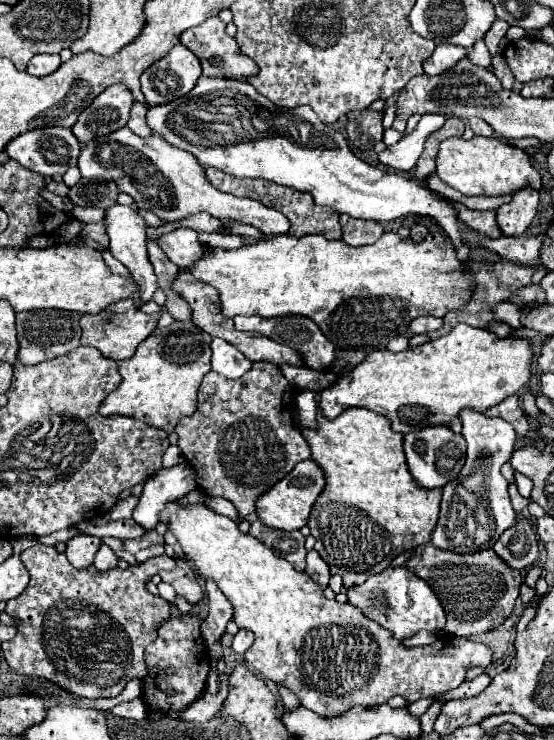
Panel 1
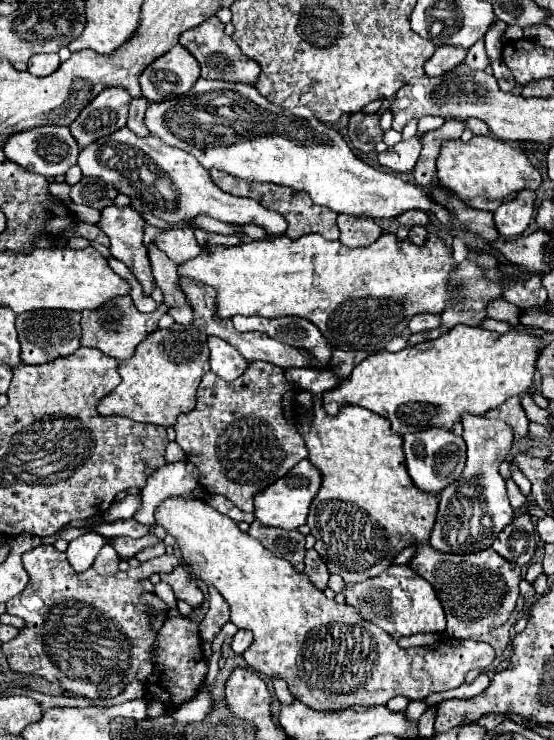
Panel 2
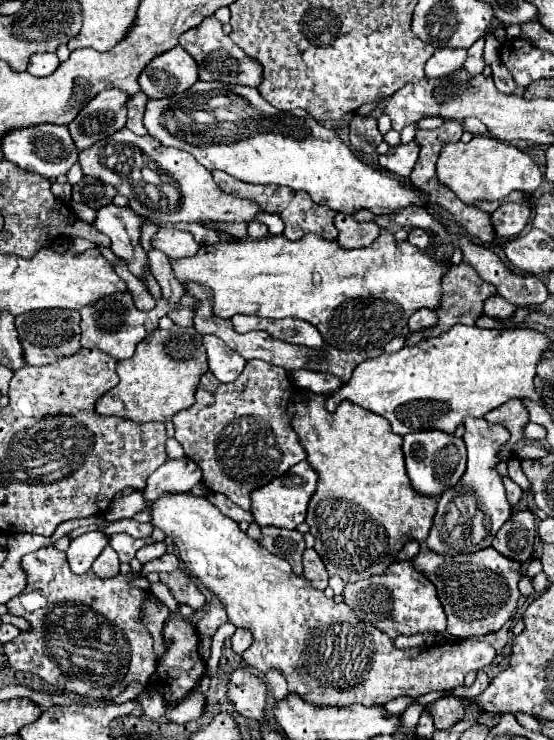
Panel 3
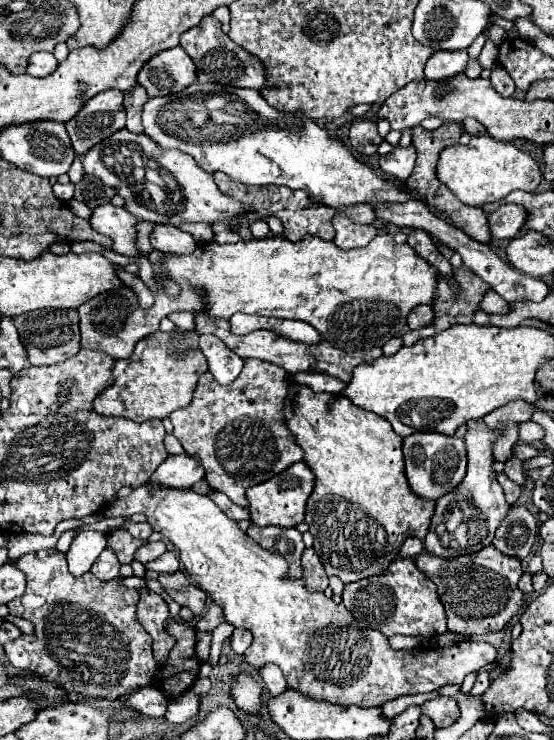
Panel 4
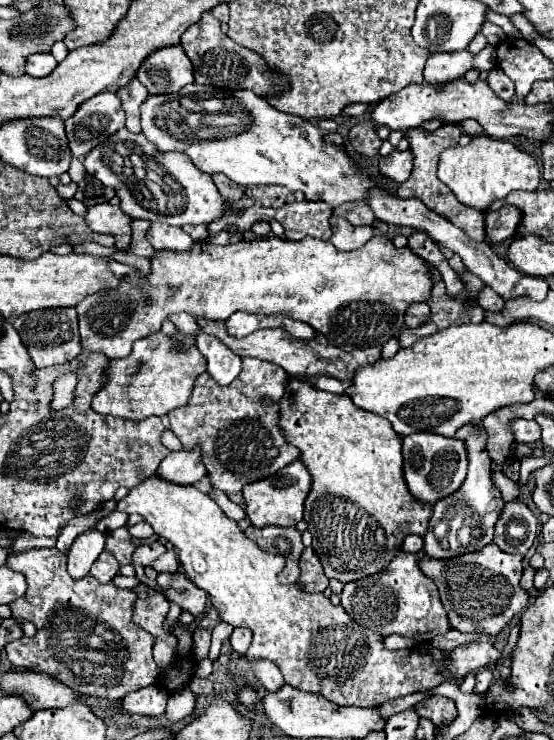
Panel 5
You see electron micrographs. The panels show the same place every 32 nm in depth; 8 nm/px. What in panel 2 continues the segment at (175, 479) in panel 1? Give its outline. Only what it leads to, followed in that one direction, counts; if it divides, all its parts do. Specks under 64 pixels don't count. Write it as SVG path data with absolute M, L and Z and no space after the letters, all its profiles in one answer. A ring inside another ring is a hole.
M188 460L166 464L158 468L142 488L142 504L136 510L134 520L144 526L154 526L154 512L164 498L188 496L198 486L198 468L192 468Z

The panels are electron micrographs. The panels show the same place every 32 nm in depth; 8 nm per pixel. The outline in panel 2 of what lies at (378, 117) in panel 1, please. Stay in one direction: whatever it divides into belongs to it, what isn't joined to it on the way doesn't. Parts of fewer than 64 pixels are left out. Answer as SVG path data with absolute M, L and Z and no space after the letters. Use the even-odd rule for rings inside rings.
M366 112L350 114L348 138L350 138L352 146L362 152L374 150L374 146L382 140L380 114L366 114Z

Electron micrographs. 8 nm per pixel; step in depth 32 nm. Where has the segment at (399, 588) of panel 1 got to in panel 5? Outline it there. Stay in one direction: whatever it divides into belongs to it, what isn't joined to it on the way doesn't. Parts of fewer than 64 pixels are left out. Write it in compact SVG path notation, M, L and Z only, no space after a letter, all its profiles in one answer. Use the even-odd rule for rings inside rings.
M398 552L384 572L348 582L340 598L352 620L356 620L362 628L370 628L382 636L400 634L406 638L416 638L418 642L430 642L434 636L448 632L448 616L444 612L444 606L440 604L438 588L418 568L420 556L422 552Z

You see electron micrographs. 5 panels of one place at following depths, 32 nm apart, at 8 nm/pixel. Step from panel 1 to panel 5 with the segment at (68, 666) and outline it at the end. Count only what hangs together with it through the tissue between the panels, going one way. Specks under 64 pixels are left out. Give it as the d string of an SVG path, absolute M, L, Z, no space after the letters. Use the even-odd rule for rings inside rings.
M40 548L40 550L10 554L8 566L22 572L28 582L26 594L10 604L12 616L30 620L36 626L34 638L22 636L20 640L14 640L6 646L6 654L12 666L20 670L44 672L84 696L100 696L110 702L122 700L126 694L156 682L158 668L152 658L154 638L132 622L132 612L136 602L134 590L122 590L112 582L100 584L92 574L74 580L66 570L66 554L62 554L56 548ZM168 550L166 554L162 554L160 558L156 558L152 564L150 564L150 568L154 568L158 573L169 572L174 573L178 570L178 558L176 558L176 554L172 552L172 550Z

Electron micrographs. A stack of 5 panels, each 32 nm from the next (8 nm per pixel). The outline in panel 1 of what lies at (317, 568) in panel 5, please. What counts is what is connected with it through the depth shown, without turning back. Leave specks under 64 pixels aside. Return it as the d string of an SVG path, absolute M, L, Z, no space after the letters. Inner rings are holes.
M310 550L308 552L308 558L306 558L308 566L306 566L306 572L312 576L314 582L318 582L322 588L328 586L328 578L330 578L330 570L328 570L328 564L324 564L324 560L320 558L318 552Z

